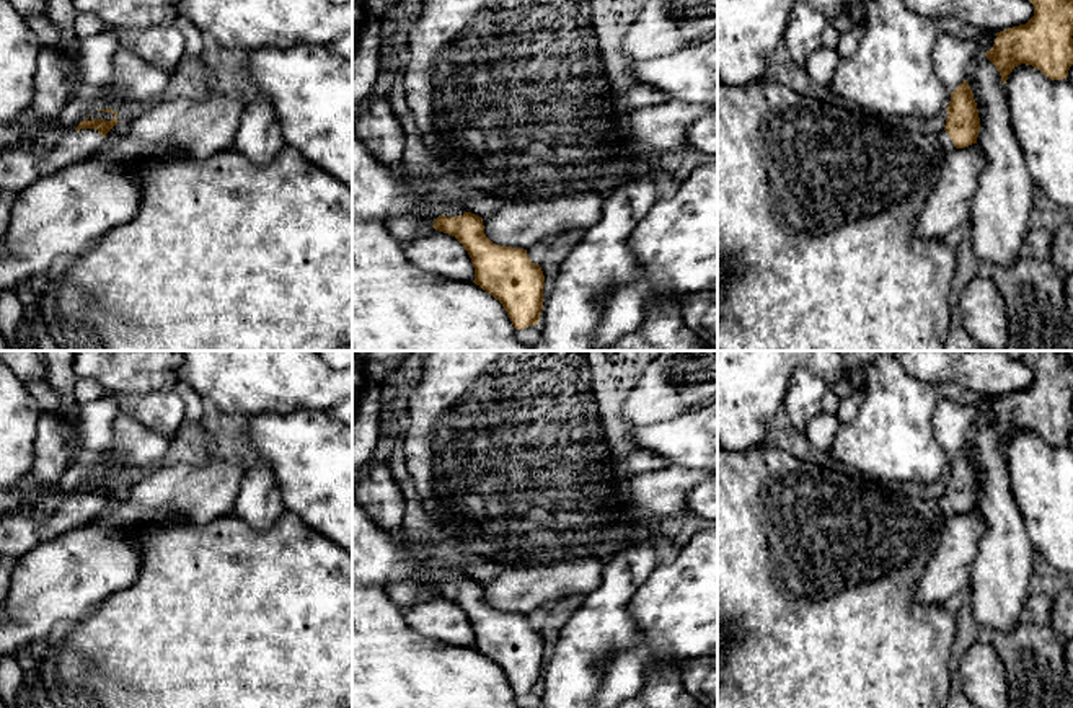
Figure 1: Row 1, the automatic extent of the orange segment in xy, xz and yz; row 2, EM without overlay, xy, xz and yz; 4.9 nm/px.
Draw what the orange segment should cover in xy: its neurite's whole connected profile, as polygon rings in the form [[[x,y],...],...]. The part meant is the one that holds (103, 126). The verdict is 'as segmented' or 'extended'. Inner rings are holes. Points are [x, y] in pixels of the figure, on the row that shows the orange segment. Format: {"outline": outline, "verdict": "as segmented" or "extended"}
{"outline": [[[98,109],[113,113],[114,119],[82,121],[72,132],[65,132],[62,142],[42,153],[42,173],[55,173],[65,166],[93,157],[103,147],[106,134],[119,122],[117,113],[113,109]]], "verdict": "extended"}

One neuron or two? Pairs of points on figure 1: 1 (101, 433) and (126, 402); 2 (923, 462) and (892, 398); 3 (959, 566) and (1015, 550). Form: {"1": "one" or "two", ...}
{"1": "one", "2": "one", "3": "two"}

